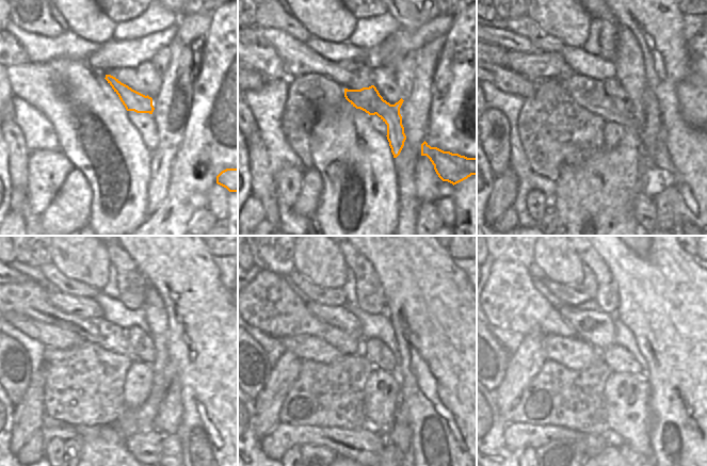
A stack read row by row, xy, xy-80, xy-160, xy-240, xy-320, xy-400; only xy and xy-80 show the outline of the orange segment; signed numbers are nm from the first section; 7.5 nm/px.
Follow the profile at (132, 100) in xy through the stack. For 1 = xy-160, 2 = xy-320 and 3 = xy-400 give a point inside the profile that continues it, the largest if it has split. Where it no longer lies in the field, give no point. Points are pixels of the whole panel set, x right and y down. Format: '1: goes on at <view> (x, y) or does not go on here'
1: goes on at xy-160 (588, 93)
2: goes on at xy-320 (267, 302)
3: goes on at xy-400 (510, 301)

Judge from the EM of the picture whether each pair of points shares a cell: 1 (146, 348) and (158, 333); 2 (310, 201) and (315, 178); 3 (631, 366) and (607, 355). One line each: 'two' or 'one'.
1: two
2: one
3: one

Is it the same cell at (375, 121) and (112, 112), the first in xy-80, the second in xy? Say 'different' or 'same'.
different

